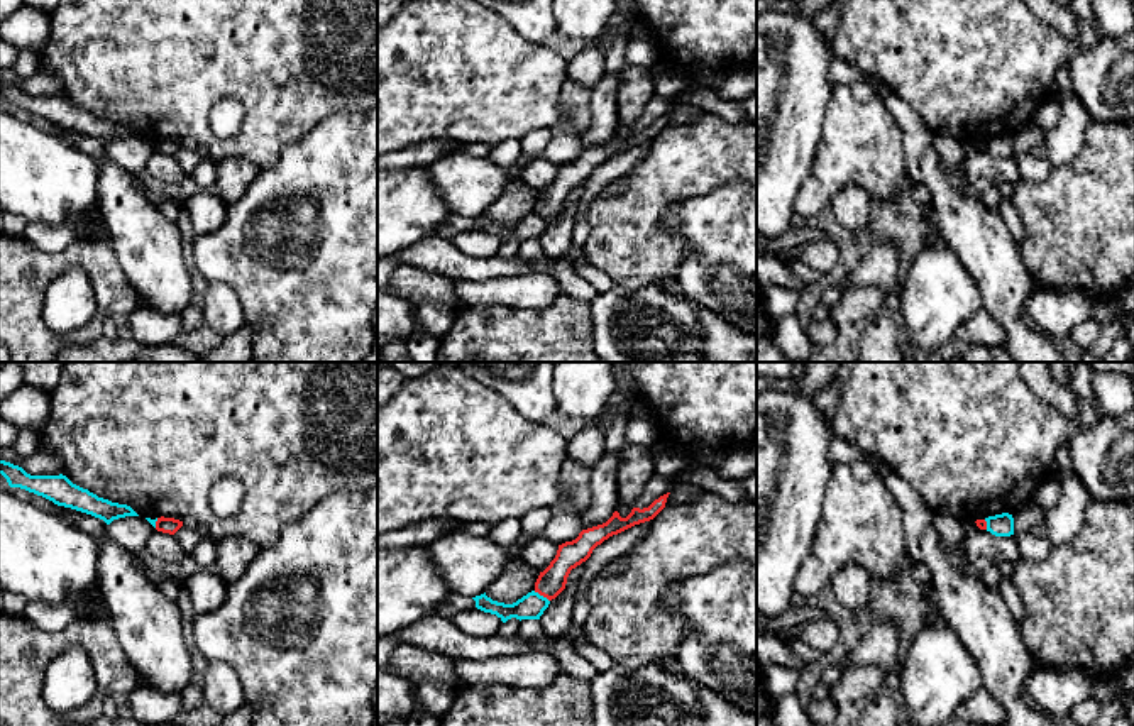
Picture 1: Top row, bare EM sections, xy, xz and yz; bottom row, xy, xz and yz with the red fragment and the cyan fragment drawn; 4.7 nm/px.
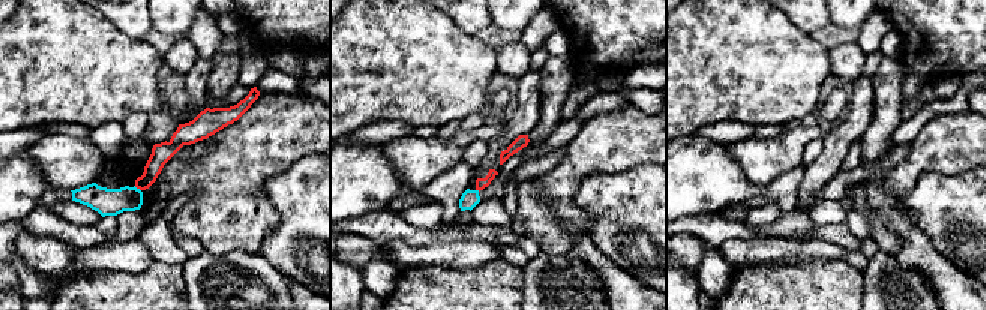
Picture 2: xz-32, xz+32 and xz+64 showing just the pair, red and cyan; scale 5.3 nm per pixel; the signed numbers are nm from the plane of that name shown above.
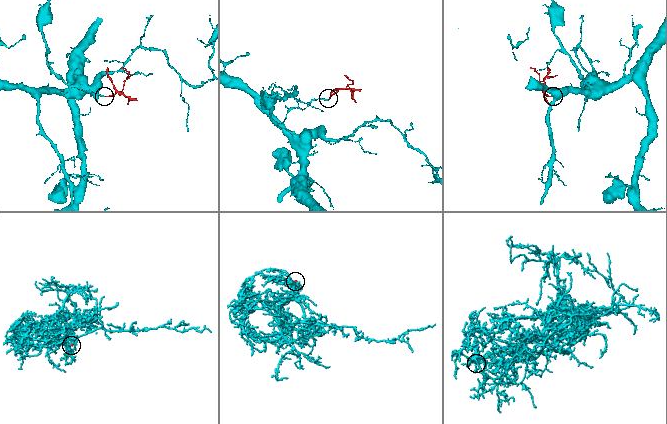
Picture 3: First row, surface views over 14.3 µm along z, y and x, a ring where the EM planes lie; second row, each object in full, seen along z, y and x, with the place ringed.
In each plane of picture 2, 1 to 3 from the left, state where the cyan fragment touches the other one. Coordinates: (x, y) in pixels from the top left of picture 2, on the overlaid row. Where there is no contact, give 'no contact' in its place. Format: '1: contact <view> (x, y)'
1: contact xz-32 (137, 187)
2: contact xz+32 (477, 189)
3: no contact

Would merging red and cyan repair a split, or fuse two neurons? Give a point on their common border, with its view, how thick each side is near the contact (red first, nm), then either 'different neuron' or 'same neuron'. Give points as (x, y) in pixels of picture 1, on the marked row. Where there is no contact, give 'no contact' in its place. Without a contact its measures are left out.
meets red in xz at (542, 594); 140 nm thick on the red side, 120 nm on the other; different neuron

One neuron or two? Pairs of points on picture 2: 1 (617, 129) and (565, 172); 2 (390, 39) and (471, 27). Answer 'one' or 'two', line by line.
1: one
2: two

